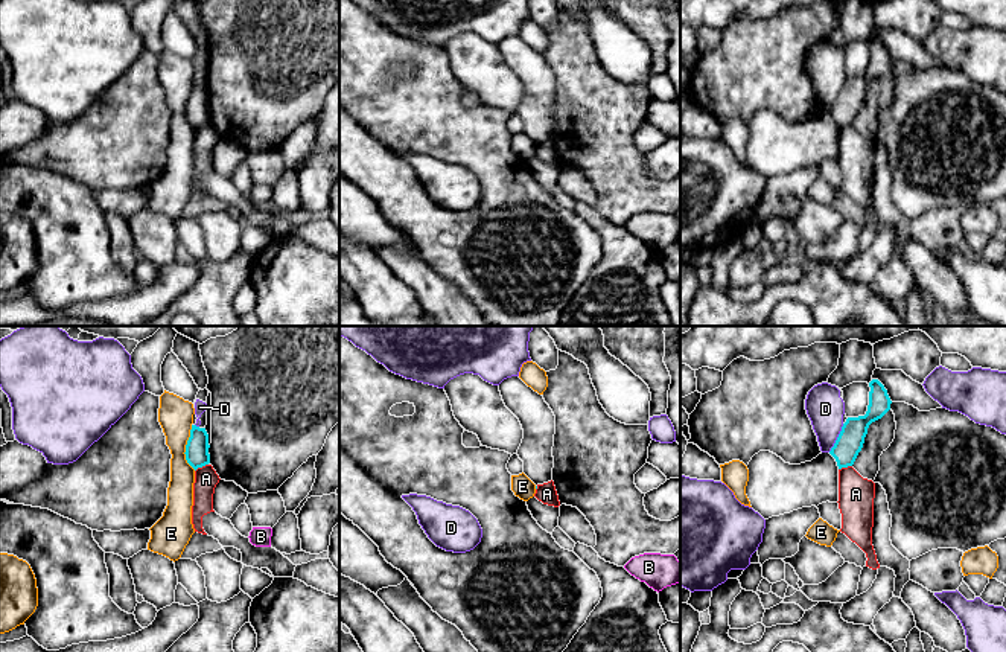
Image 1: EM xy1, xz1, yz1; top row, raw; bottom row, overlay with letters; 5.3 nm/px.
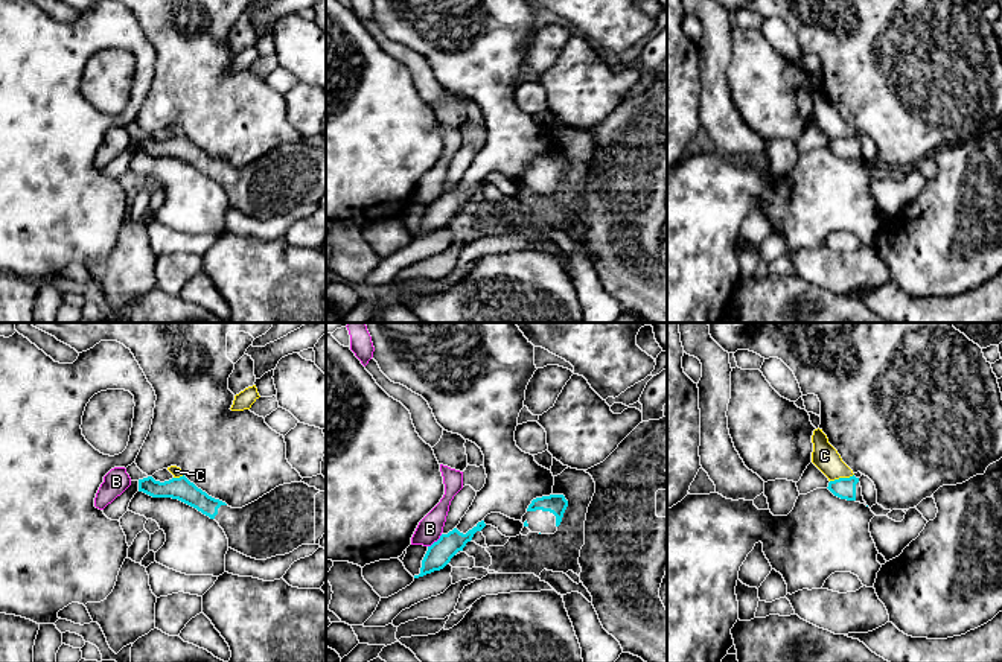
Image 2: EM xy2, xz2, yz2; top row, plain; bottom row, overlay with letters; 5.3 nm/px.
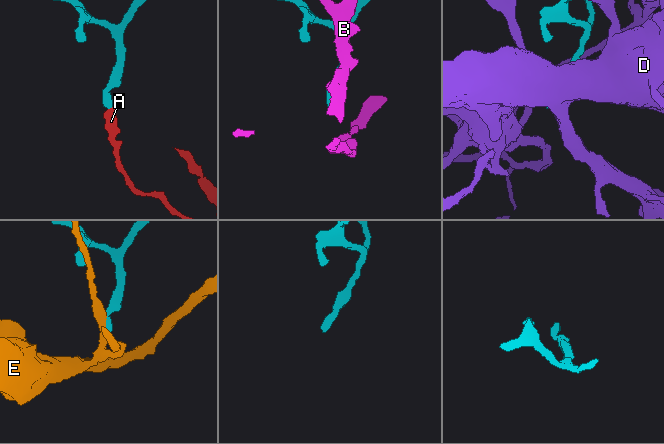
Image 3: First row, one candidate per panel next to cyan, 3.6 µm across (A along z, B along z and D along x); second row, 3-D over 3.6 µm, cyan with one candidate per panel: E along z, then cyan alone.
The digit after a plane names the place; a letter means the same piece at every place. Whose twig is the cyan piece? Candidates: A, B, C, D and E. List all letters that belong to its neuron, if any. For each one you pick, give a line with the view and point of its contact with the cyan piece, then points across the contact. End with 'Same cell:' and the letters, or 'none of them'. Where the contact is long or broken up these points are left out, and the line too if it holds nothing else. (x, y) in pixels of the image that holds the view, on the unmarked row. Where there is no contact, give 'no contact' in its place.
Same cell: none of them

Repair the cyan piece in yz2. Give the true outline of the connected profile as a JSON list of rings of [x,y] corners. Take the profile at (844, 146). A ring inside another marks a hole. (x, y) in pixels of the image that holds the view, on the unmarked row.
[[[854,134],[850,137],[830,140],[827,148],[841,158],[856,160],[866,164],[862,155],[859,137],[856,137]]]

